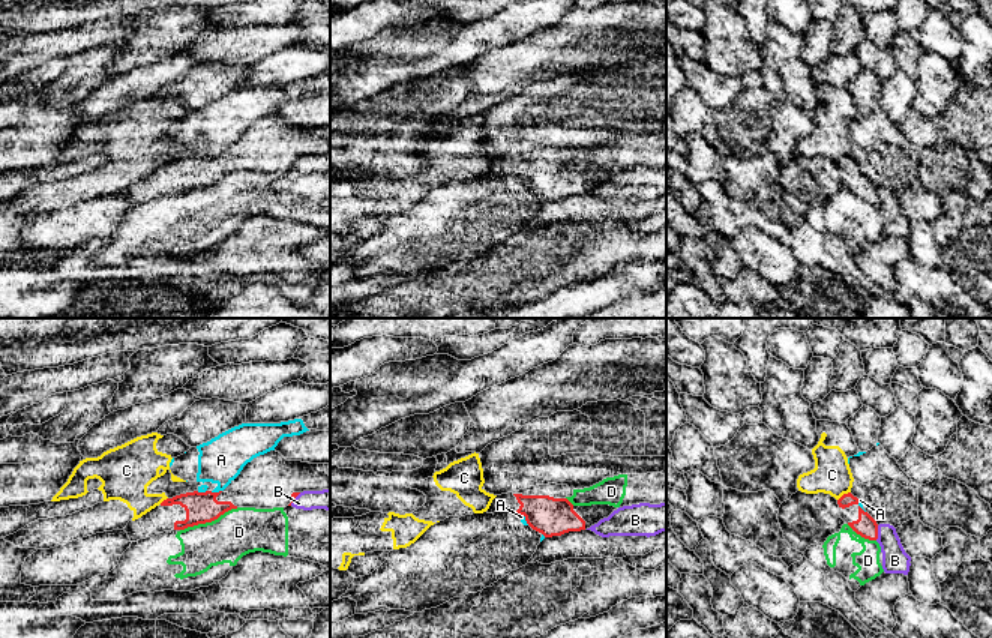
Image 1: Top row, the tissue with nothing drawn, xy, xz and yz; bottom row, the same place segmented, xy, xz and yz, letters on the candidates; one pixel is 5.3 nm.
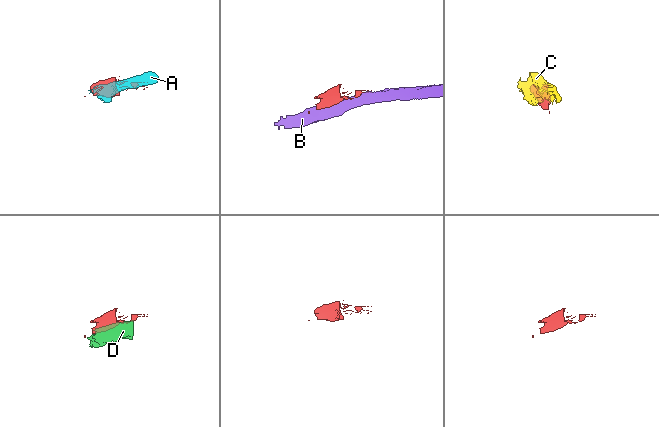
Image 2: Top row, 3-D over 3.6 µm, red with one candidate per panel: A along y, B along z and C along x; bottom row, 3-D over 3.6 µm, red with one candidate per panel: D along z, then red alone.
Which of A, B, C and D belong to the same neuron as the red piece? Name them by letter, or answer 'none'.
none

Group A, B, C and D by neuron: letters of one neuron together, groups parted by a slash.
A / B / C / D

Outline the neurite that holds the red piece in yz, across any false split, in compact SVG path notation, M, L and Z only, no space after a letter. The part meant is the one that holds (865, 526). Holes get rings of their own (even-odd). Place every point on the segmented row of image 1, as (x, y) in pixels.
M851 492L837 500L840 518L861 537L869 540L878 539L876 521L858 506L858 498Z

